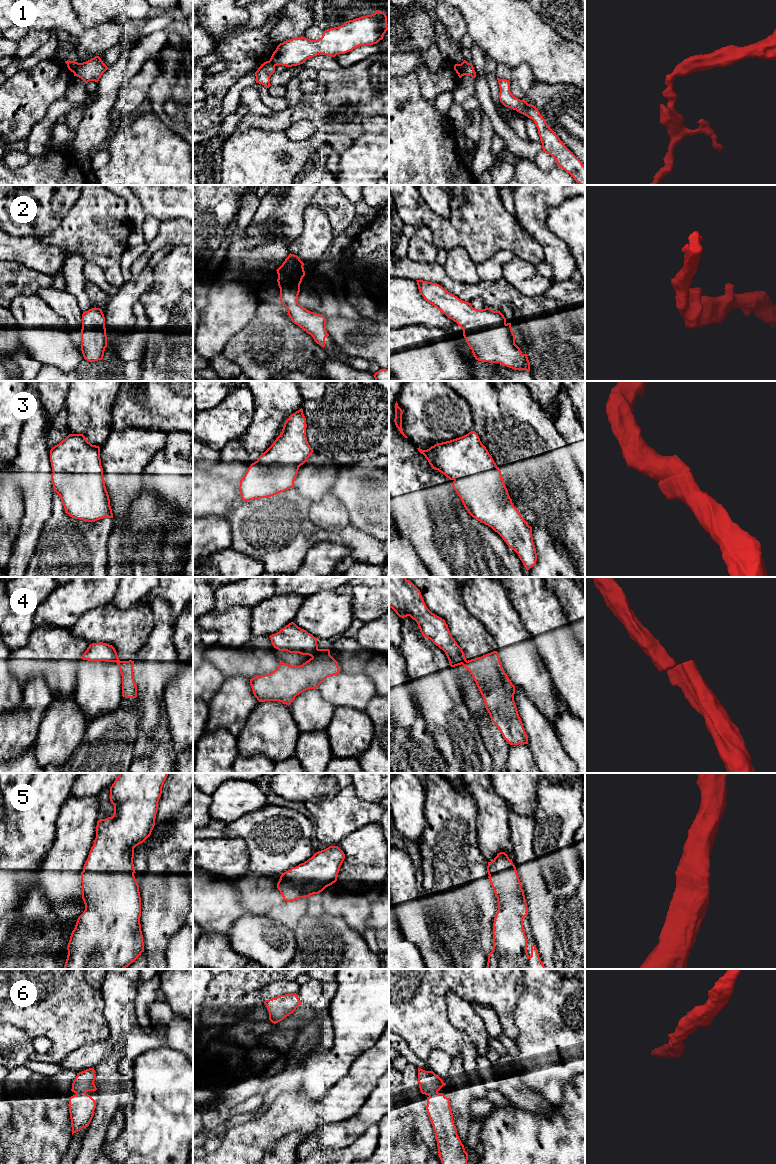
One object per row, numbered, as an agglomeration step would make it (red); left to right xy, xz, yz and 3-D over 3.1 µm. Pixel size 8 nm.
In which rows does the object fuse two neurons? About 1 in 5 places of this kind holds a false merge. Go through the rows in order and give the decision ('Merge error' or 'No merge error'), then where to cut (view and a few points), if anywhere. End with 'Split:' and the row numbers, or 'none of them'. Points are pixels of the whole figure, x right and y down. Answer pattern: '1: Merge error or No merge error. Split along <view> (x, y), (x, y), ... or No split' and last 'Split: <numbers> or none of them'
1: Merge error. Split along yz (460, 64), (465, 74)
2: No merge error. No split
3: No merge error. No split
4: Merge error. Split along xz (318, 649), (311, 656)
5: No merge error. No split
6: No merge error. No split
Split: 1, 4

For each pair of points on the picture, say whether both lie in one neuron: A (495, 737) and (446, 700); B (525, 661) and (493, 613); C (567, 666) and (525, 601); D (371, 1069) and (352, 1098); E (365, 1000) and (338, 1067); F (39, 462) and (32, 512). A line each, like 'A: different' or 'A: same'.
A: different
B: same
C: same
D: same
E: same
F: same

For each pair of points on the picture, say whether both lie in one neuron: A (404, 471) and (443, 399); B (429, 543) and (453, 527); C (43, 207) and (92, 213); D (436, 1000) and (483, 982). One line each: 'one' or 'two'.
A: two
B: one
C: two
D: one

